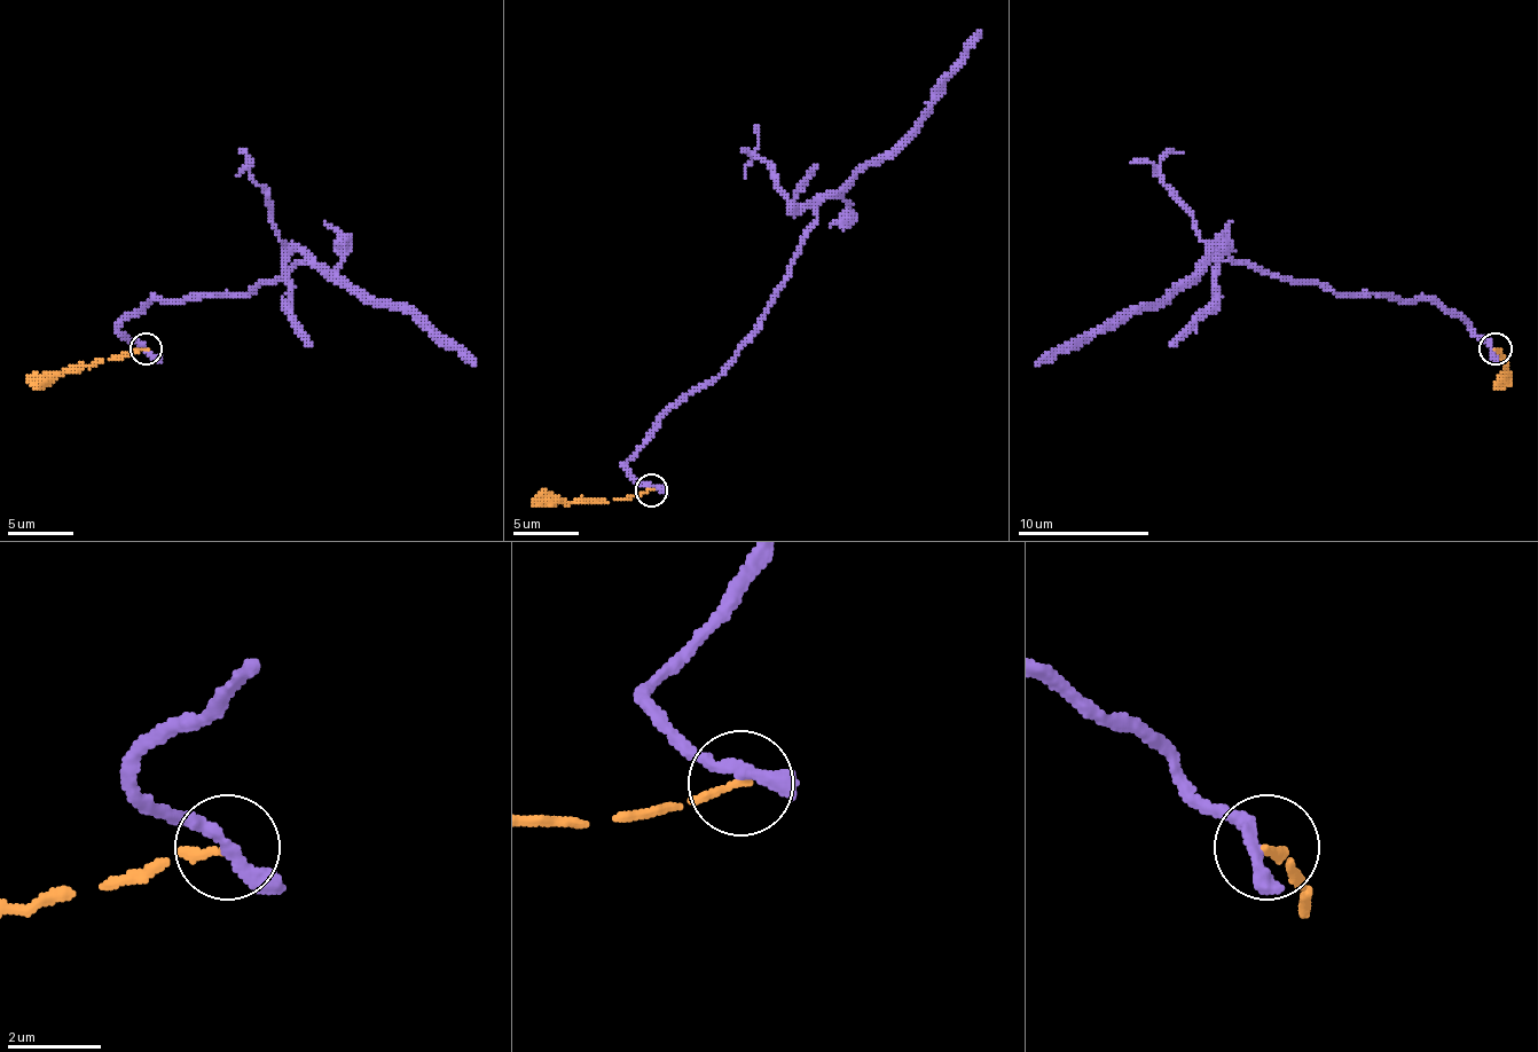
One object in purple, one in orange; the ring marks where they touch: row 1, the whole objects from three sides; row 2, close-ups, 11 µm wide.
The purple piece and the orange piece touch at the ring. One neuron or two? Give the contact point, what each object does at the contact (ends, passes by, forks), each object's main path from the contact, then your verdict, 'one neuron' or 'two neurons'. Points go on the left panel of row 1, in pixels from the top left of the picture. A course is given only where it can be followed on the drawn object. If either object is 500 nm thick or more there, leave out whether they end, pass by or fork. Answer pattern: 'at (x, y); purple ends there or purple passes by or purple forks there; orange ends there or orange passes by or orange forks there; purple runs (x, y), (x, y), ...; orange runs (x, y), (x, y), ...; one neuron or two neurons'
at (146, 348); purple passes by; orange ends there; purple runs (144, 350), (118, 327), (144, 304), (243, 293), (312, 260), (365, 297), (403, 306), (476, 366); orange runs (144, 350), (33, 375), (26, 382); two neurons

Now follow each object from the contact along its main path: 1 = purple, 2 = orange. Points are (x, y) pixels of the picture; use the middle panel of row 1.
1: (650, 489), (624, 463), (748, 338), (817, 207), (909, 132), (925, 112), (932, 89), (981, 31)
2: (650, 489), (601, 502), (539, 502), (532, 499)

